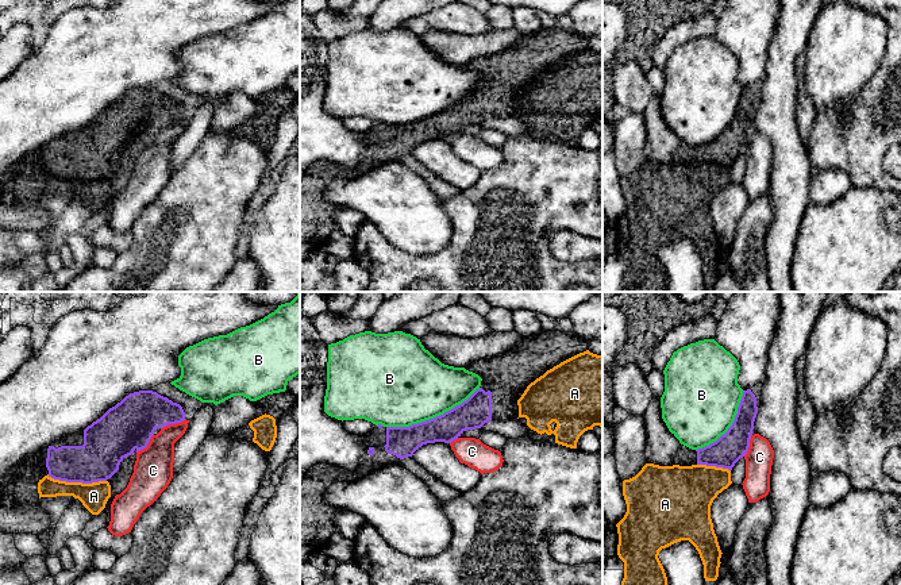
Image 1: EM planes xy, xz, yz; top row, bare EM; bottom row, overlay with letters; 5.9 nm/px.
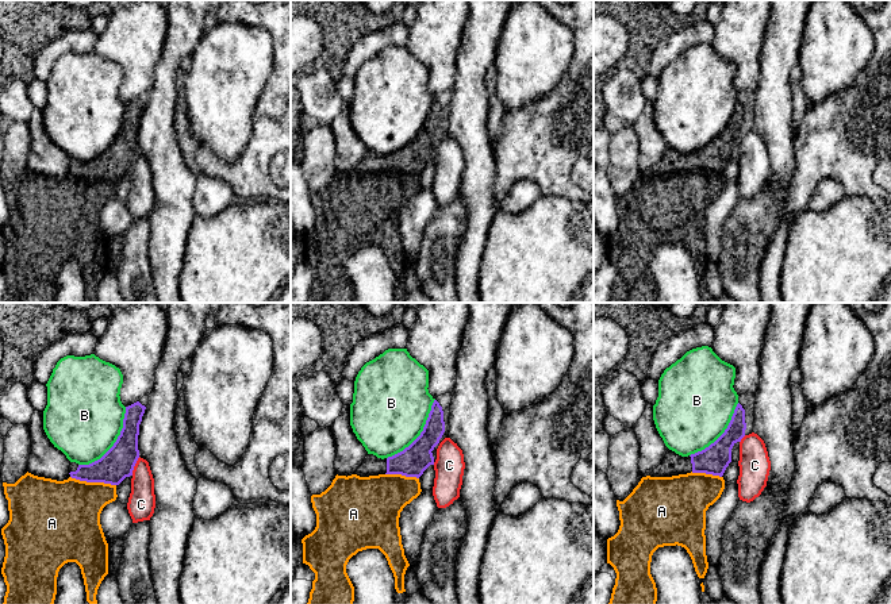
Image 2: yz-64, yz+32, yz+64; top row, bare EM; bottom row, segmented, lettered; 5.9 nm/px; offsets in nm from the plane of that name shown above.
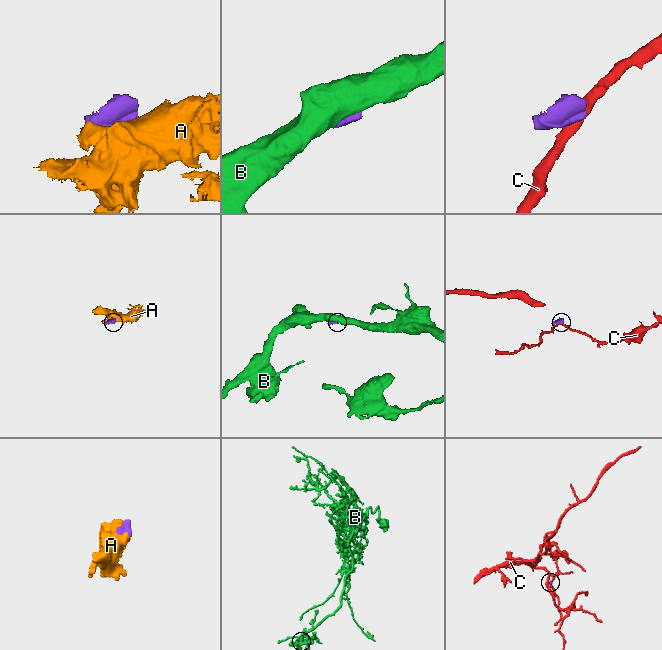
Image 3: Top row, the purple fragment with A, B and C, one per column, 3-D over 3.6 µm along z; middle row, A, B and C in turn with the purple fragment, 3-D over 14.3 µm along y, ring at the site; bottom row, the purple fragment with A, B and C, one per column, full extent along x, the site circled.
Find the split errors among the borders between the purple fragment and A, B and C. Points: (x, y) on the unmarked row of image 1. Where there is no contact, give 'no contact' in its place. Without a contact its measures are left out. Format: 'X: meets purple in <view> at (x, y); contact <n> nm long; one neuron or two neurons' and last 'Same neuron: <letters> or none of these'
A: meets purple in xy at (77, 179); contact 360 nm long; two neurons
B: meets purple in xz at (434, 115); contact 600 nm long; two neurons
C: meets purple in xy at (173, 120); contact 160 nm long; two neurons
Same neuron: none of these

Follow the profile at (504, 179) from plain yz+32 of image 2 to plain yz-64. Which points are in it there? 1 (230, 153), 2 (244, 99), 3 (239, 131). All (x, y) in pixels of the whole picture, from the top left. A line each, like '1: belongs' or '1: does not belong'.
1: does not belong
2: does not belong
3: does not belong

